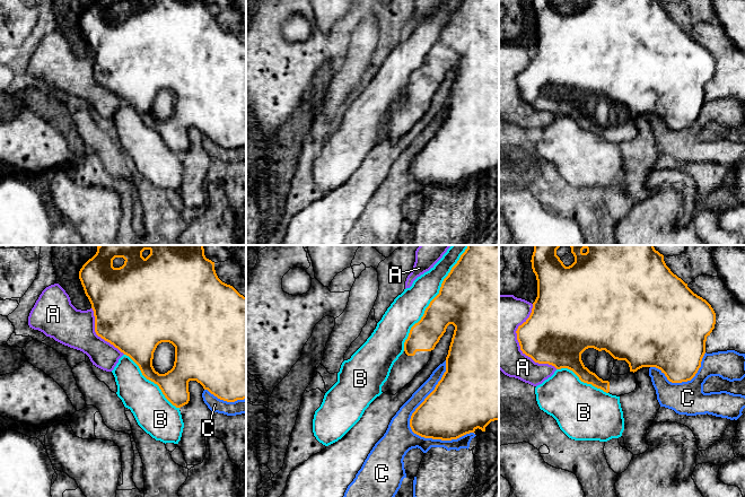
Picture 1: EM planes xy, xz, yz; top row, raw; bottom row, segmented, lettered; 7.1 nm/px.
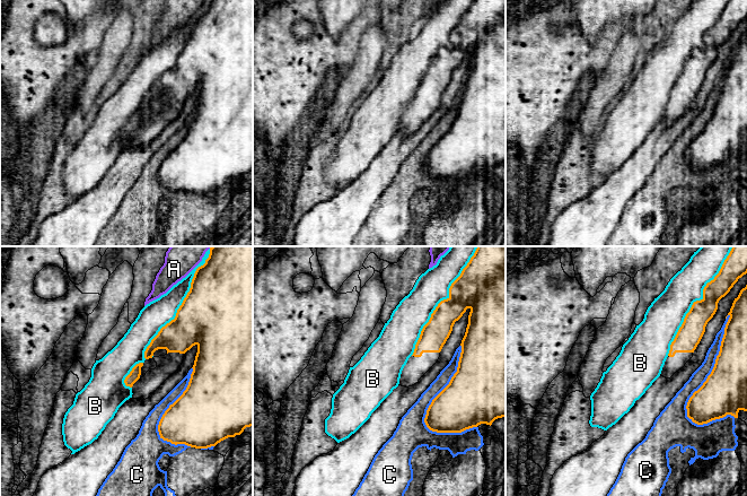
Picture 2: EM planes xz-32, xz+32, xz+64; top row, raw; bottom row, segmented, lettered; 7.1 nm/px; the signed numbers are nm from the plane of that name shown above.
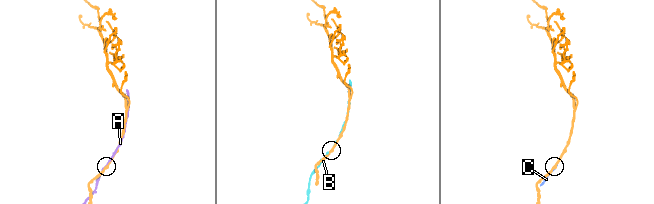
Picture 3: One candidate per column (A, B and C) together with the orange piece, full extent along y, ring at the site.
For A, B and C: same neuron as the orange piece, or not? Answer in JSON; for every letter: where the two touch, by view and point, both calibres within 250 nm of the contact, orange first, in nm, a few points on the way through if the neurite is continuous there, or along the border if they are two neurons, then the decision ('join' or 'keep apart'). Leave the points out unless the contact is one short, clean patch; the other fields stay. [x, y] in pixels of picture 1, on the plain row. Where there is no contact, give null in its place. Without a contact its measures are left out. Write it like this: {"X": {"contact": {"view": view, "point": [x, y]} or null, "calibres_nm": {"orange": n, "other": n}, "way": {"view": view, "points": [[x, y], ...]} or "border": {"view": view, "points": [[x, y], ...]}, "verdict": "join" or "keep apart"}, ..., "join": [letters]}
{"A": {"contact": {"view": "yz", "point": [519, 92]}, "calibres_nm": {"orange": 420, "other": 300}, "verdict": "keep apart"}, "B": {"contact": {"view": "xz", "point": [430, 49]}, "calibres_nm": {"orange": 400, "other": 240}, "verdict": "keep apart"}, "C": {"contact": {"view": "xz", "point": [422, 149]}, "calibres_nm": {"orange": 420, "other": 160}, "verdict": "keep apart"}, "join": []}

